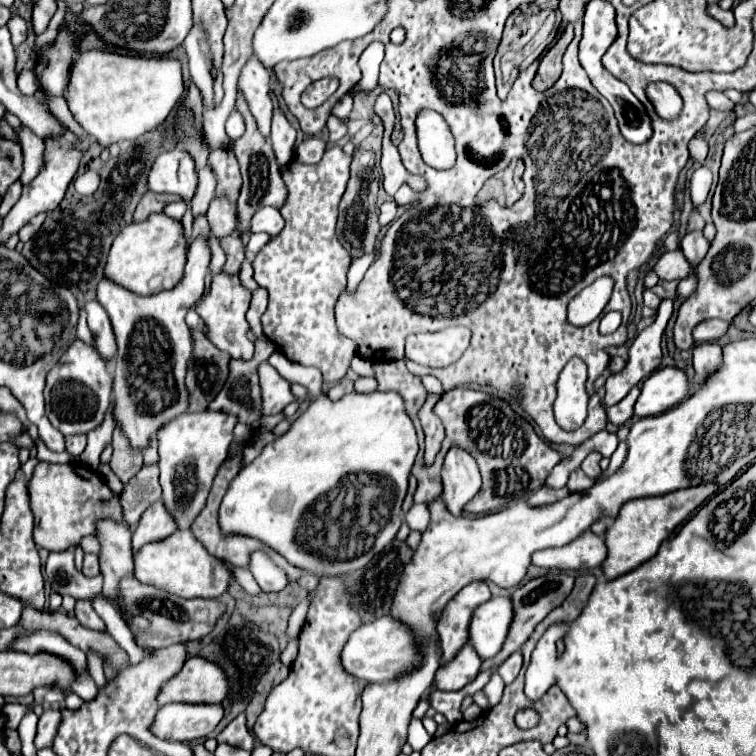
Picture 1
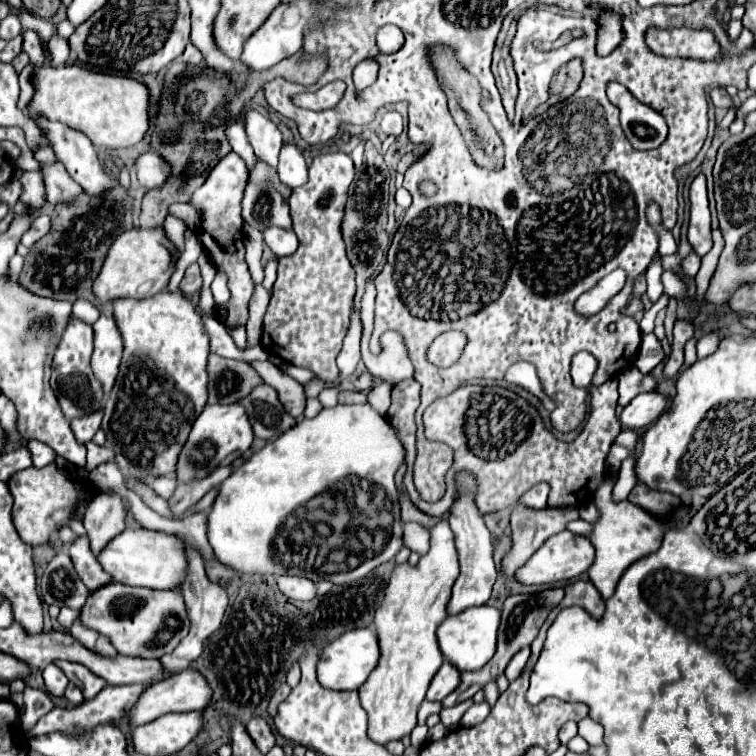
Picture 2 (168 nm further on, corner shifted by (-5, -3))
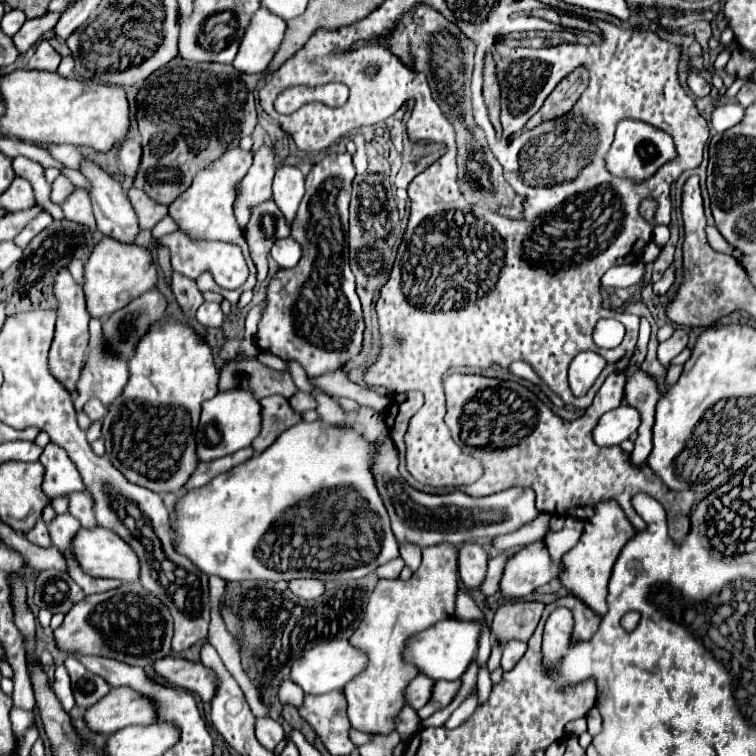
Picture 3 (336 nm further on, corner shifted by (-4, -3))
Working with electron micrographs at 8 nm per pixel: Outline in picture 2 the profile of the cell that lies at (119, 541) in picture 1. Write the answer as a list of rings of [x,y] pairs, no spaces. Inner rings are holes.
[[[106,493],[96,495],[96,499],[90,501],[82,523],[88,531],[92,551],[100,555],[100,551],[112,541],[112,537],[128,529],[128,525],[124,523],[122,499],[118,495],[106,495]]]

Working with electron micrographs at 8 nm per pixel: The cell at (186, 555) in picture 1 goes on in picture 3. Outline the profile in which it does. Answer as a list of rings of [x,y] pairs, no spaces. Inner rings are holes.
[[[81,527],[71,541],[71,555],[83,567],[83,571],[91,577],[111,577],[111,579],[121,579],[121,581],[137,581],[139,579],[139,559],[127,543],[115,535],[109,529],[103,527],[93,527],[85,529]]]

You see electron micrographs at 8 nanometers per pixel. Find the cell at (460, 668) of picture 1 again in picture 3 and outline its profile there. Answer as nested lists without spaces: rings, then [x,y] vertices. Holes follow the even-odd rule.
[[[417,675],[407,685],[407,691],[405,691],[407,705],[411,705],[413,709],[423,707],[429,701],[429,697],[431,697],[431,687],[433,687],[433,681],[431,679],[427,679],[425,675]]]

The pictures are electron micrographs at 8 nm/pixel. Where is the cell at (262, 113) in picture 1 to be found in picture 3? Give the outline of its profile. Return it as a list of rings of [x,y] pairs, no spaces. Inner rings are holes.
[[[261,147],[255,157],[249,173],[243,177],[239,187],[239,197],[235,201],[235,217],[241,229],[249,223],[251,211],[271,199],[271,181],[275,175],[275,151],[273,147]]]

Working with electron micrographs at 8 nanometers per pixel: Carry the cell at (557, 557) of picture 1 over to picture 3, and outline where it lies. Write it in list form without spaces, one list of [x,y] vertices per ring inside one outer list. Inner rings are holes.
[[[535,541],[507,559],[499,591],[505,599],[525,597],[551,579],[557,579],[555,575],[561,573],[559,565],[561,563],[553,563],[549,559],[545,541]]]

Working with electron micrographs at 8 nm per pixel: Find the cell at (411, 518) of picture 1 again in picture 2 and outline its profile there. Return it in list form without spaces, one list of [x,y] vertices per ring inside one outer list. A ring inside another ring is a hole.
[[[406,523],[404,525],[404,545],[410,547],[410,551],[424,555],[430,547],[430,533],[426,531],[426,527],[420,527],[418,523]]]

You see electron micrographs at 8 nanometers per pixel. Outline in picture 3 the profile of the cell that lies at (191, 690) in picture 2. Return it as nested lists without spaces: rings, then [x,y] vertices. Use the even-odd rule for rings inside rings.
[[[117,687],[91,705],[83,721],[93,733],[111,735],[129,725],[151,725],[155,721],[155,707],[141,693],[129,687]]]

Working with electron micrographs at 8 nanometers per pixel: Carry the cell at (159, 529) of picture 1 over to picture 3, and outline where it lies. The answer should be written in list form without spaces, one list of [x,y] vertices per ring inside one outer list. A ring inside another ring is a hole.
[[[245,447],[243,451],[237,451],[237,453],[227,455],[223,459],[215,459],[211,463],[199,463],[199,467],[195,469],[195,473],[189,477],[189,481],[185,485],[185,491],[187,489],[193,489],[193,487],[203,487],[213,477],[217,477],[217,475],[221,475],[221,473],[225,473],[225,471],[229,471],[229,469],[241,465],[241,463],[245,463],[253,455],[255,455],[255,451],[251,447]]]

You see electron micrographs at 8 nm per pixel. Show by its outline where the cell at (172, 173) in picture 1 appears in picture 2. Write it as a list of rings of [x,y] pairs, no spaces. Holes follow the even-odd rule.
[[[154,151],[140,155],[136,161],[136,169],[138,169],[138,181],[146,189],[160,187],[160,181],[168,181],[168,175],[172,175],[170,163],[166,163],[164,157]]]

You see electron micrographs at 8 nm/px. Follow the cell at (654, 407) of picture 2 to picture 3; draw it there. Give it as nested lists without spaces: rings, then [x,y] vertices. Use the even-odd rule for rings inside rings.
[[[627,403],[619,405],[613,411],[607,411],[593,429],[593,441],[599,447],[613,447],[629,439],[639,427],[639,413]]]

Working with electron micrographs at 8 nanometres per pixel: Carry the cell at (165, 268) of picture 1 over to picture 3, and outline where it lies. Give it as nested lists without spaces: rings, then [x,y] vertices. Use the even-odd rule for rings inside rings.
[[[103,237],[85,263],[85,301],[91,317],[107,319],[107,315],[123,309],[131,299],[149,291],[157,283],[157,269],[151,263],[151,253],[139,245],[125,245],[115,239]]]

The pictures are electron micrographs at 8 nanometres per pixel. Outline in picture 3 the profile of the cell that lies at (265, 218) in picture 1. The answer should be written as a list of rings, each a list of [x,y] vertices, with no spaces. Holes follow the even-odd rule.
[[[287,237],[287,239],[279,239],[273,249],[271,249],[271,257],[275,259],[275,263],[281,267],[281,269],[291,269],[299,263],[301,259],[301,247],[299,243],[295,243],[293,237]]]

